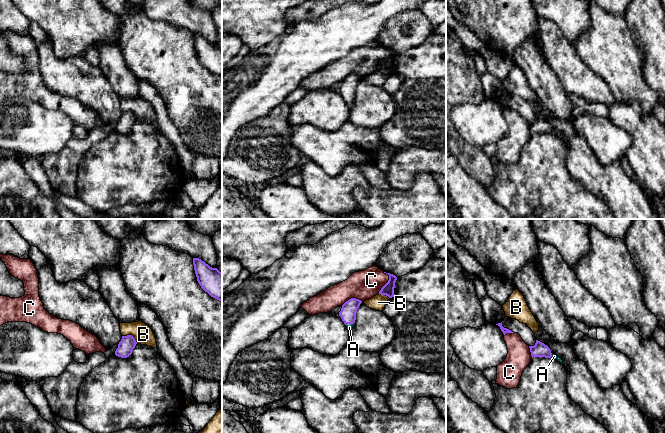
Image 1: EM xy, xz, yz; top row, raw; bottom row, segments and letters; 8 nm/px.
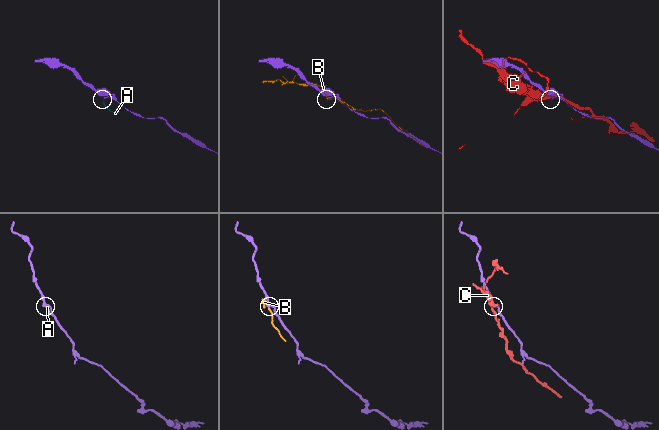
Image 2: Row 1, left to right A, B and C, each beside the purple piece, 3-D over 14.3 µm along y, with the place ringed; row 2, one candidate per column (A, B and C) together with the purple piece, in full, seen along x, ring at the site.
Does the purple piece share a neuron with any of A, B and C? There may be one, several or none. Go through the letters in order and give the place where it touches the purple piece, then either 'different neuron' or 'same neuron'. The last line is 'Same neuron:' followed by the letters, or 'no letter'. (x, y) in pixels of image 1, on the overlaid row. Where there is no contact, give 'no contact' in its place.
A: xz (349, 323) | same neuron
B: xy (131, 335) | different neuron
C: xz (386, 283) | different neuron
Same neuron: A

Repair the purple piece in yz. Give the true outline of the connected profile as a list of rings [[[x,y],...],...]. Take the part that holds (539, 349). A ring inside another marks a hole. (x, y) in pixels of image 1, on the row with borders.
[[[536,340],[536,343],[534,346],[529,346],[531,356],[532,357],[545,357],[545,358],[553,358],[560,362],[563,365],[563,360],[562,358],[558,357],[557,355],[553,354],[550,350],[550,348],[545,345],[544,343]]]

